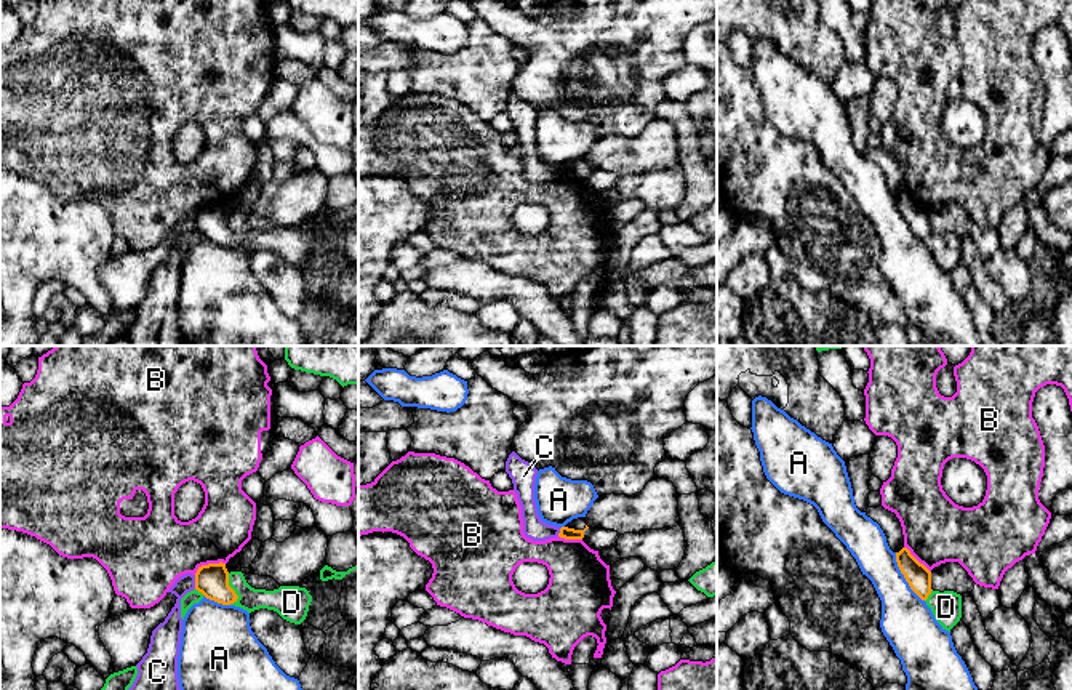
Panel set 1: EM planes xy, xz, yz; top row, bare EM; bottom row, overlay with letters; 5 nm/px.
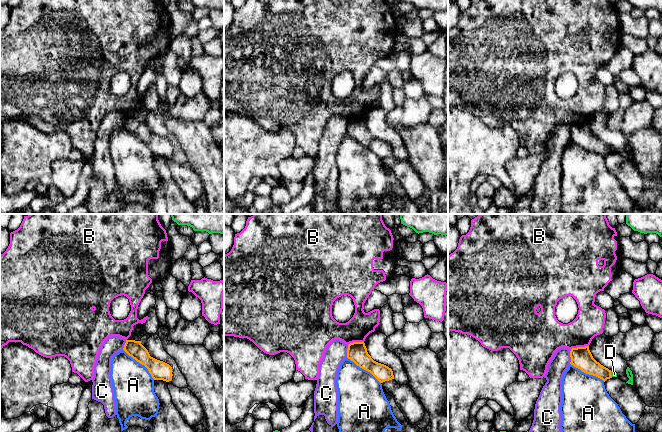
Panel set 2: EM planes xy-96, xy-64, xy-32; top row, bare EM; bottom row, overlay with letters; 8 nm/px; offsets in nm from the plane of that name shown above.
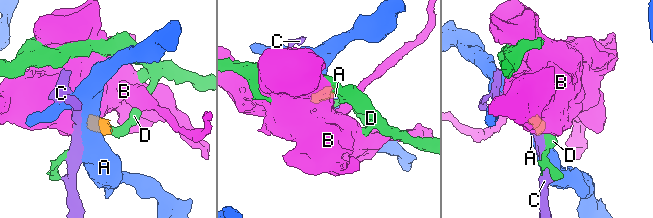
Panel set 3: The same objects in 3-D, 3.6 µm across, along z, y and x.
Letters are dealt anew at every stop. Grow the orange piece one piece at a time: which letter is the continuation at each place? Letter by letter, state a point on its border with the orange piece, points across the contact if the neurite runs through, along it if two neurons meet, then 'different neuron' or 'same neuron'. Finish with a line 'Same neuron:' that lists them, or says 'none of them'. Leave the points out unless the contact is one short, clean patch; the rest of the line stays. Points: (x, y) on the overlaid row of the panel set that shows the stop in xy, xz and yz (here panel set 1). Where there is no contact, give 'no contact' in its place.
A: yz (904, 577) | along yz (895, 553), (900, 572), (924, 601) | different neuron
B: xy (208, 564) | along xy (224, 562), (204, 564), (194, 573) | different neuron
C: xy (196, 581) | along xy (194, 575), (196, 588) | different neuron
D: xy (232, 589) | along xy (228, 573), (228, 583), (237, 596), (232, 604) | different neuron
Same neuron: none of them

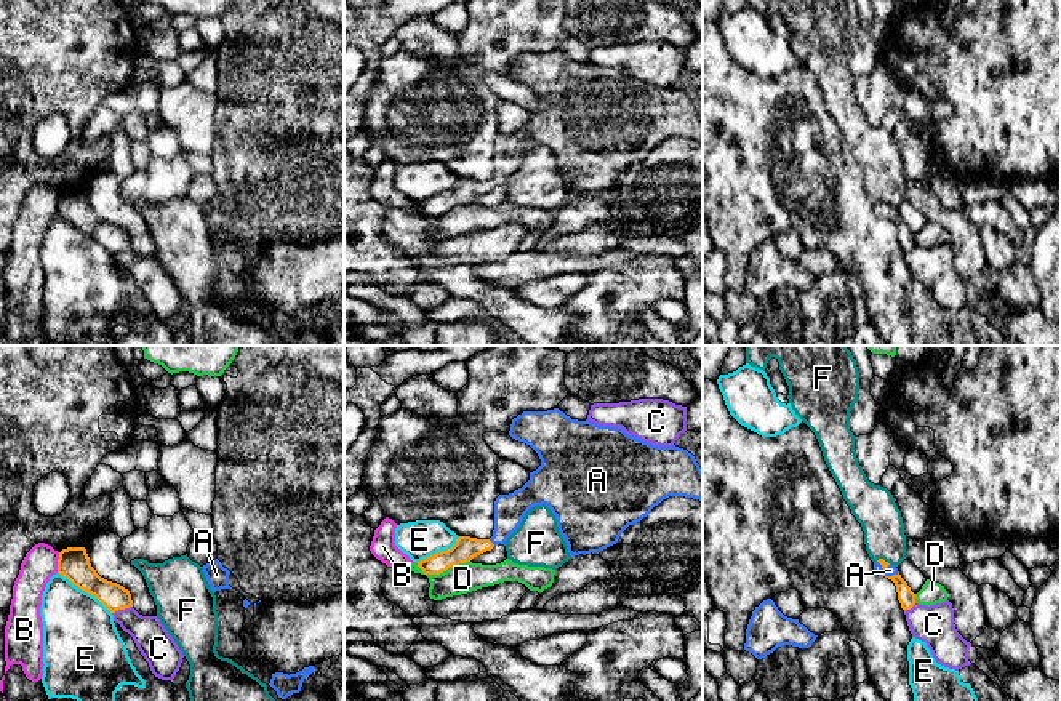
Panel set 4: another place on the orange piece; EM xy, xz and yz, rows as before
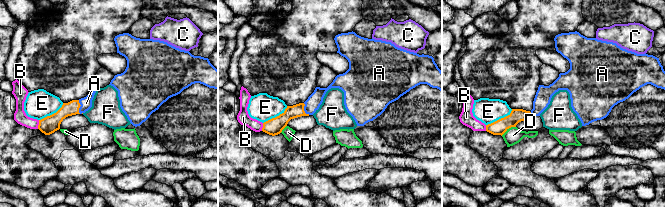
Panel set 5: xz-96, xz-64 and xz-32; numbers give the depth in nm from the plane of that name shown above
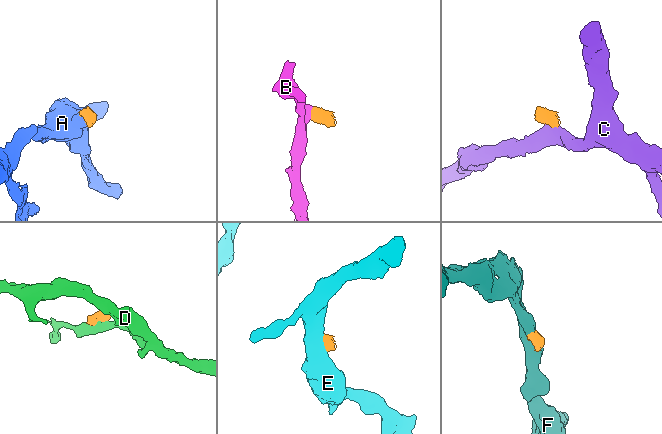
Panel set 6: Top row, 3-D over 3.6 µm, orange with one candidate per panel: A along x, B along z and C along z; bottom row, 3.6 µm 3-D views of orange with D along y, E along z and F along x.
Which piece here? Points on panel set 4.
A: yz (888, 576) | across yz (906, 597), (901, 586), (888, 576), (890, 570) | same neuron
B: xy (58, 562) | along xy (60, 552), (56, 572) | different neuron
C: xy (122, 608) | along xy (132, 605), (112, 613) | different neuron
D: xz (440, 572) | along xz (469, 560), (455, 564), (439, 573), (424, 573), (415, 562) | different neuron
E: xy (85, 591) | along xy (58, 572), (90, 592), (111, 613) | different neuron
F: yz (884, 560) | along yz (876, 560), (882, 559), (890, 564) | different neuron
Same neuron: A

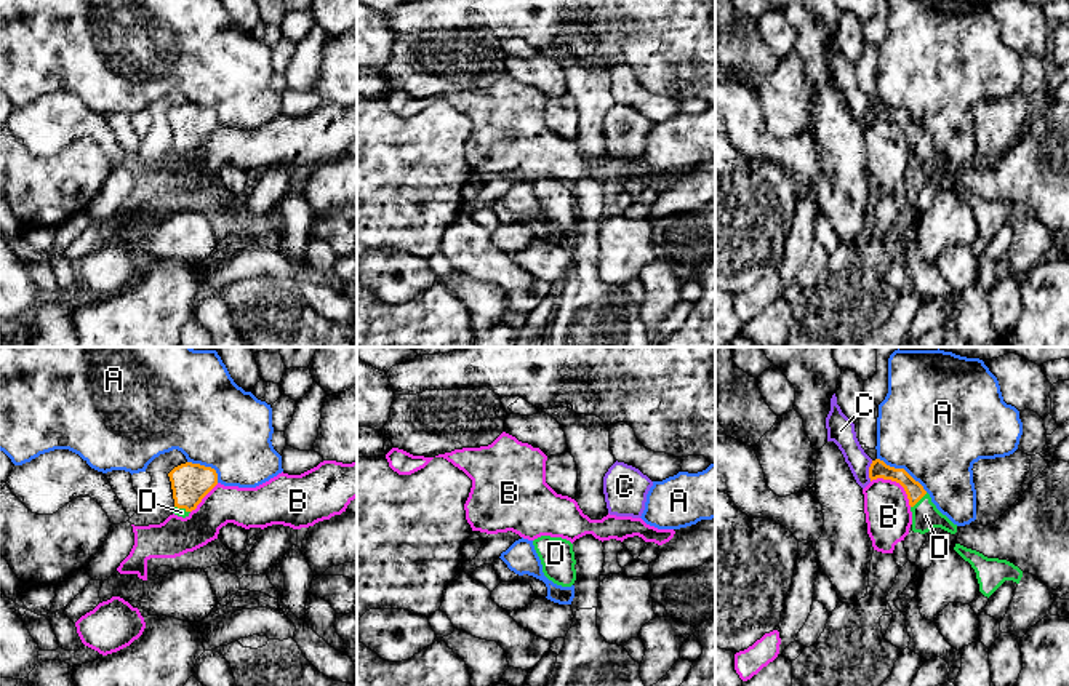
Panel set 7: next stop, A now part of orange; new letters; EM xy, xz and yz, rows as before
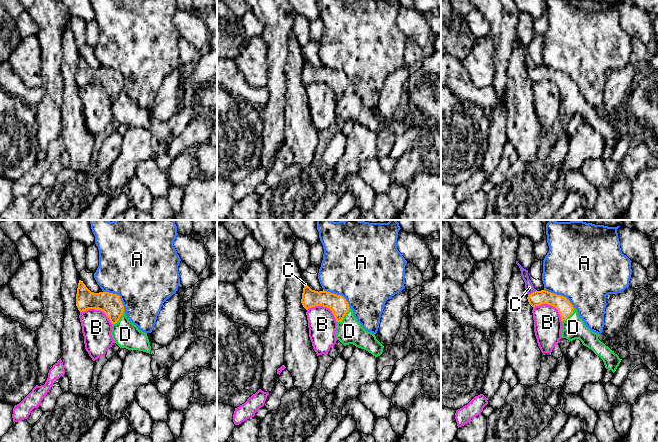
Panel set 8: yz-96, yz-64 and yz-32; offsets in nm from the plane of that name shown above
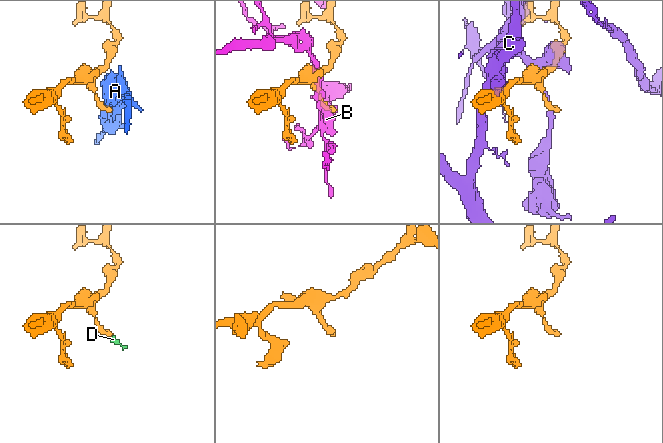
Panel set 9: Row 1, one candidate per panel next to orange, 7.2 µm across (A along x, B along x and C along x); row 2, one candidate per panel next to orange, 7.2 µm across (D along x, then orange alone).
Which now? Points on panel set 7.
A: yz (903, 469) | along yz (877, 458), (890, 466), (903, 467), (927, 491) | different neuron
B: yz (896, 482) | different neuron
C: yz (869, 470) | different neuron
D: yz (919, 499) | across yz (914, 490), (919, 499), (925, 515) | same neuron
Same neuron: D

